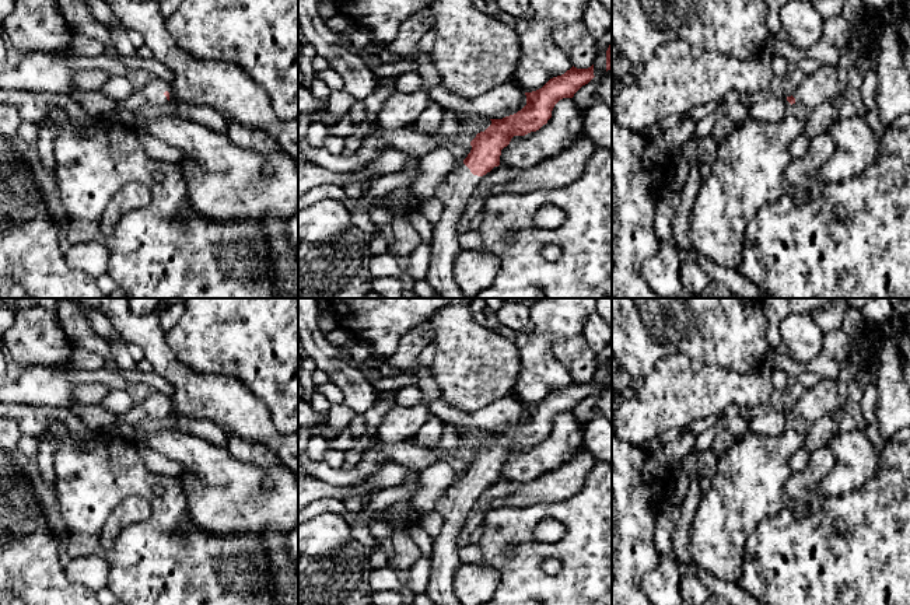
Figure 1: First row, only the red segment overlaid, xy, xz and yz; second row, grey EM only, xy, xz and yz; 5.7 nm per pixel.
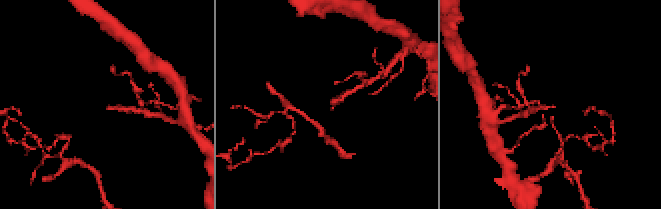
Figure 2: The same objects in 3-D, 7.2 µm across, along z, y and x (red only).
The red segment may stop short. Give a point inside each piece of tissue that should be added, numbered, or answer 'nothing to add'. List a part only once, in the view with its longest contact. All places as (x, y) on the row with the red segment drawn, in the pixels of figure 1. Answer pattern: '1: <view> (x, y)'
1: xz (455, 189)

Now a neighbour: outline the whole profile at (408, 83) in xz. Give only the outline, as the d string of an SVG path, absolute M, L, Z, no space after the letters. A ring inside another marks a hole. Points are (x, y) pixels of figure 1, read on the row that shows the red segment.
M406 71L398 78L398 88L403 94L412 94L423 88L423 78L417 71Z

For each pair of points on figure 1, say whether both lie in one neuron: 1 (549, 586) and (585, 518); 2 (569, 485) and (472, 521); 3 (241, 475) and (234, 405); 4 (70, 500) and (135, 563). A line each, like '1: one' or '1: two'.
1: one
2: one
3: two
4: one

